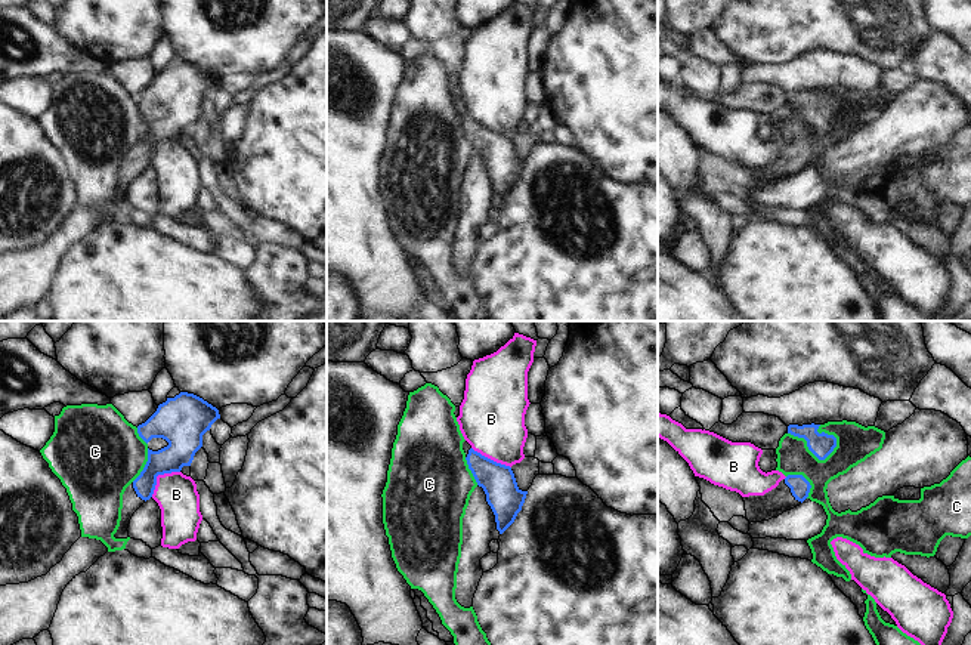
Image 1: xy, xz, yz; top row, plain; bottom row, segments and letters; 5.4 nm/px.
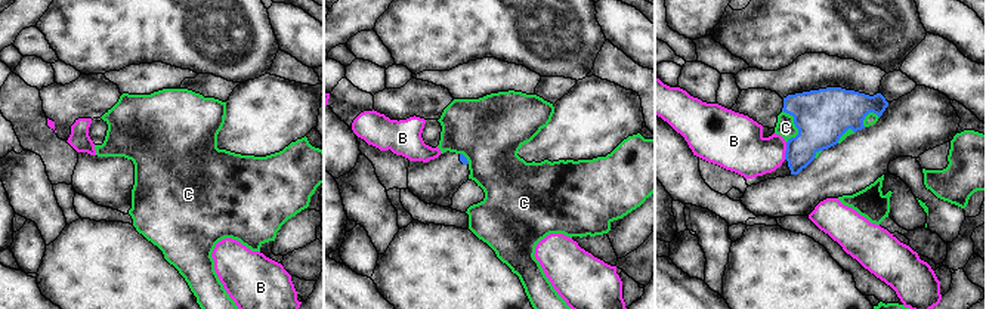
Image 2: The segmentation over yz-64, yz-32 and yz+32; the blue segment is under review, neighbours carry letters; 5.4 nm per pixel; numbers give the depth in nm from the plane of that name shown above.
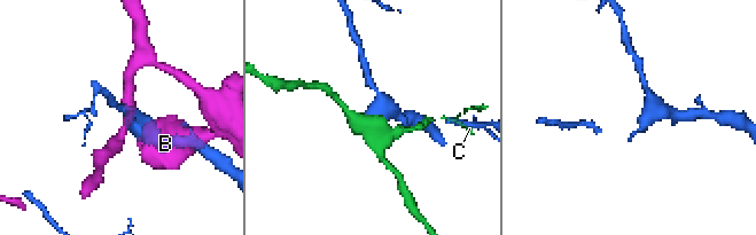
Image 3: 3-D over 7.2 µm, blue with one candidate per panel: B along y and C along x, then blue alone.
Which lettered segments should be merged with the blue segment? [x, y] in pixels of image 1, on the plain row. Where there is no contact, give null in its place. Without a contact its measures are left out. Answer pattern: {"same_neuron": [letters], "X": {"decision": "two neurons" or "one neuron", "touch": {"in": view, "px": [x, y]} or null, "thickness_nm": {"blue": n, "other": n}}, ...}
{"same_neuron": [], "B": {"decision": "two neurons", "touch": {"in": "xy", "px": [158, 142]}, "thickness_nm": {"blue": 190, "other": 220}}, "C": {"decision": "two neurons", "touch": {"in": "yz", "px": [810, 119]}, "thickness_nm": {"blue": 130, "other": 200}}}

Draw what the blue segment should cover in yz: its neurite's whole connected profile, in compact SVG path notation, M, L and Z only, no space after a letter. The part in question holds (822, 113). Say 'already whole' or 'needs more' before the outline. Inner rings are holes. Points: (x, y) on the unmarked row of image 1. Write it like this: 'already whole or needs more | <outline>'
already whole | M789 93L788 102L804 107L807 109L808 118L819 127L825 129L837 115L837 107L825 101L819 102L820 93Z

